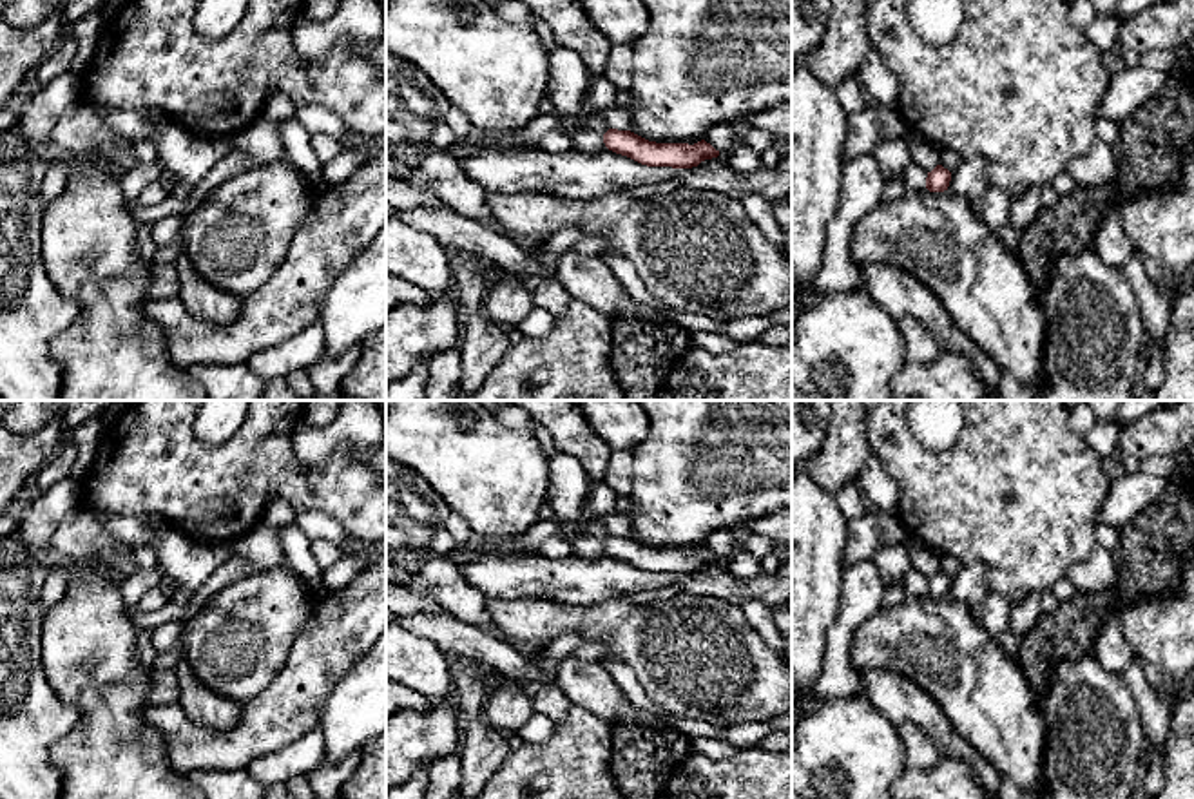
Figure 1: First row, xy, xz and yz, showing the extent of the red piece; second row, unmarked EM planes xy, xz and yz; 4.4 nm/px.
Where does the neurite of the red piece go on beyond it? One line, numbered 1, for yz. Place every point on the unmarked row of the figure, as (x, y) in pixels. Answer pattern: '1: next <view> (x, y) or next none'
1: next none

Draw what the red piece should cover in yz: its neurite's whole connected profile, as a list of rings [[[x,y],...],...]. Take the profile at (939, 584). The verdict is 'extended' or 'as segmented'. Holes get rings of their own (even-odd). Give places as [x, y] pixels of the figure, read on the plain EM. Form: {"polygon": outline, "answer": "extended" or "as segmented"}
{"polygon": [[[937,571],[931,578],[928,578],[926,594],[929,598],[944,598],[948,596],[949,587],[951,587],[951,578],[942,571]]], "answer": "as segmented"}

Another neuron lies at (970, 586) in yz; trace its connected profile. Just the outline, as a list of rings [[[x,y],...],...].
[[[975,562],[969,565],[962,565],[958,574],[951,578],[948,598],[964,603],[973,618],[982,623],[986,614],[987,592],[987,569],[980,562]]]

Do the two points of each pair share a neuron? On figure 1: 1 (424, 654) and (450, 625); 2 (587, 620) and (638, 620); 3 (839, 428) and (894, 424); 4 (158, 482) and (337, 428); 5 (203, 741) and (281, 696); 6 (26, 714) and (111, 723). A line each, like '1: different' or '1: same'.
1: different
2: same
3: different
4: different
5: same
6: different

